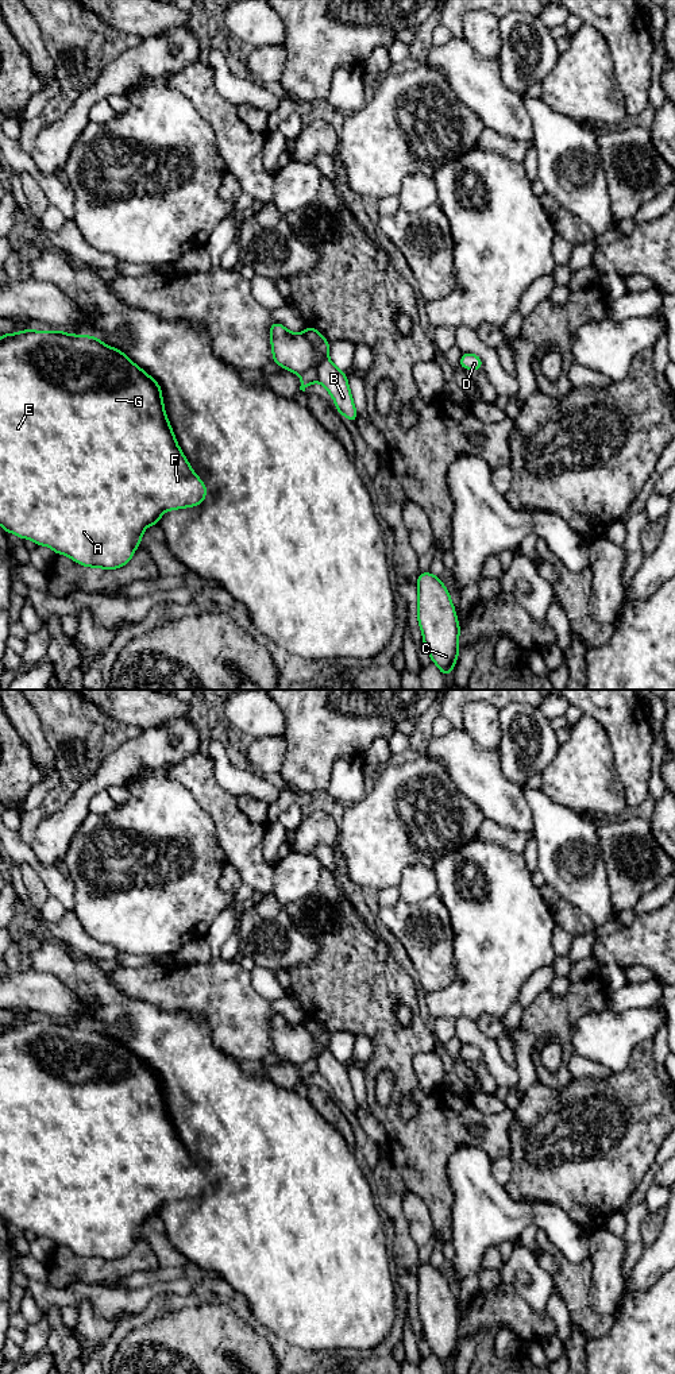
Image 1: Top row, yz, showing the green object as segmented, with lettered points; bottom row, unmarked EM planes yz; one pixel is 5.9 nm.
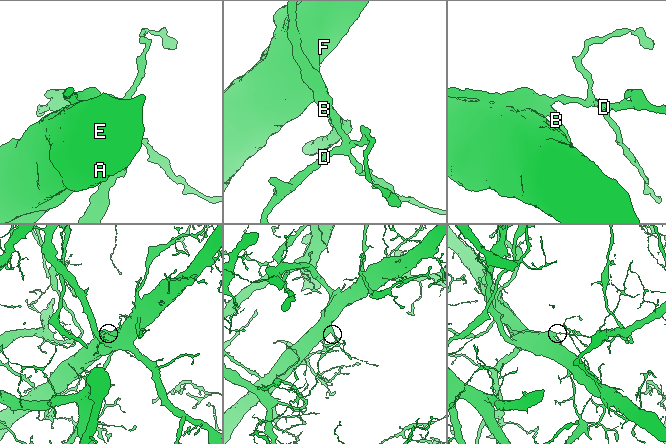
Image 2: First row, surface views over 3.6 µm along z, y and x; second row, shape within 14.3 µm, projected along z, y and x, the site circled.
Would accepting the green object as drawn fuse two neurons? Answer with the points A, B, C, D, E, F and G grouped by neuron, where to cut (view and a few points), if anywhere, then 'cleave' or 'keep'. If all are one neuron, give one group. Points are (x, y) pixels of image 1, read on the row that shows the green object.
groups A D E F G / B C; cut yz (303, 334), (327, 358); cleave

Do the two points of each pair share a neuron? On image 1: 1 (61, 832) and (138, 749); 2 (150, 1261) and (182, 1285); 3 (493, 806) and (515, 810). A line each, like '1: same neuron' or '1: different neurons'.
1: same neuron
2: different neurons
3: same neuron

